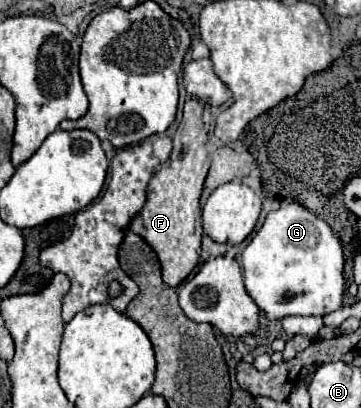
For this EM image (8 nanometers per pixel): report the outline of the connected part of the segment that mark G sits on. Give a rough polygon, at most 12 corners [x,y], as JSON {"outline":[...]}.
{"outline":[[291,201],[243,249],[245,291],[269,321],[325,295],[342,307],[345,257]]}

